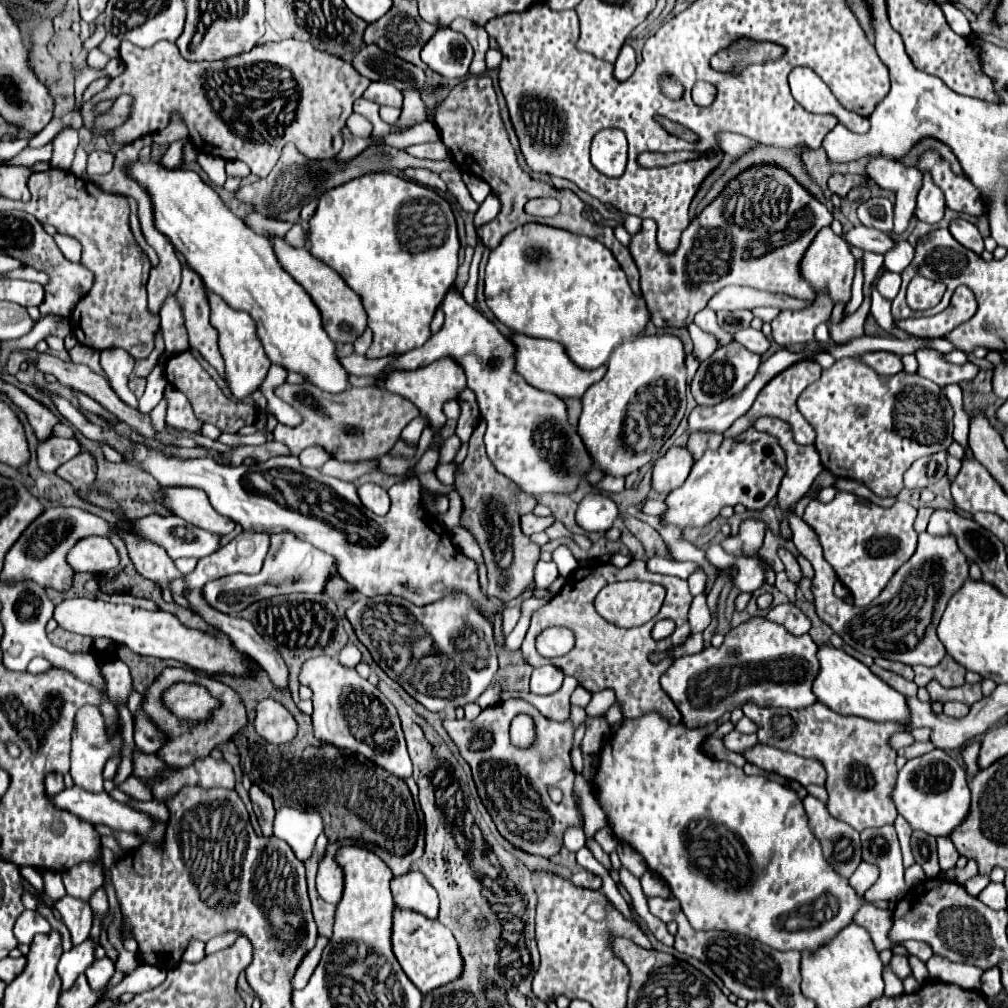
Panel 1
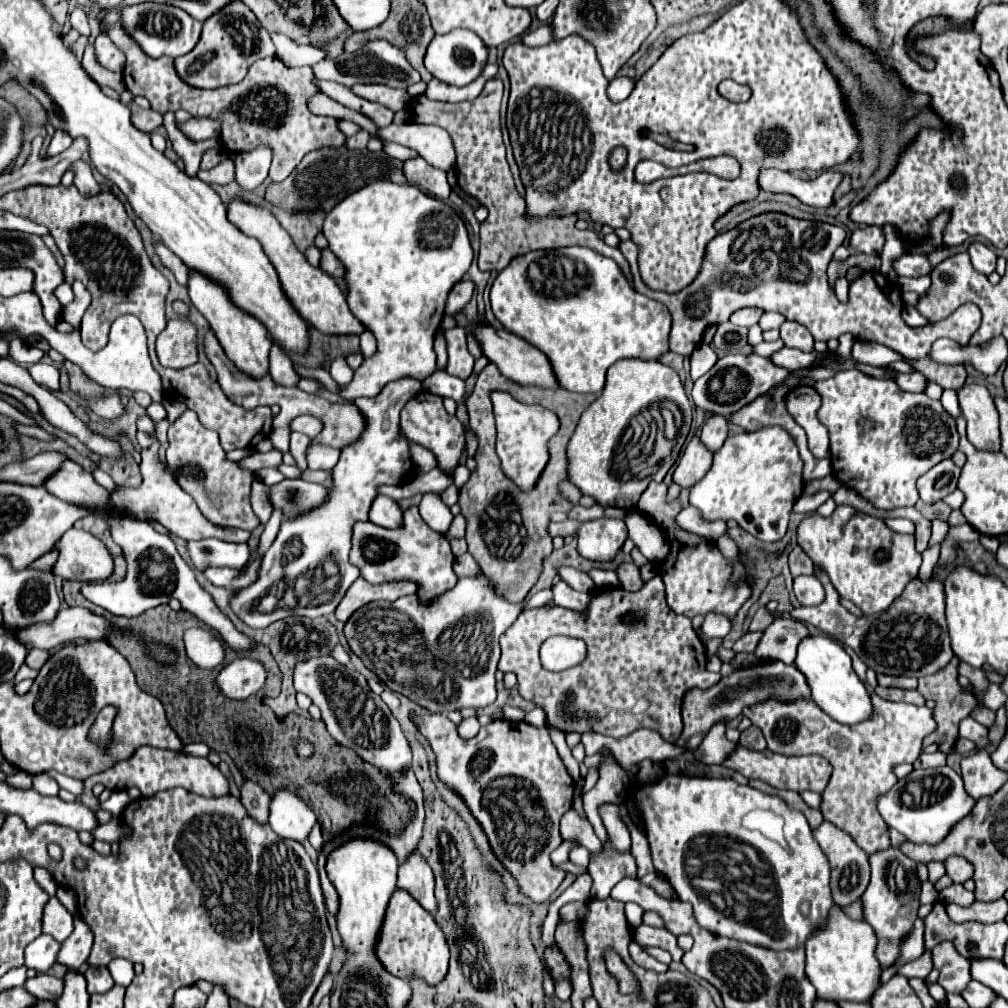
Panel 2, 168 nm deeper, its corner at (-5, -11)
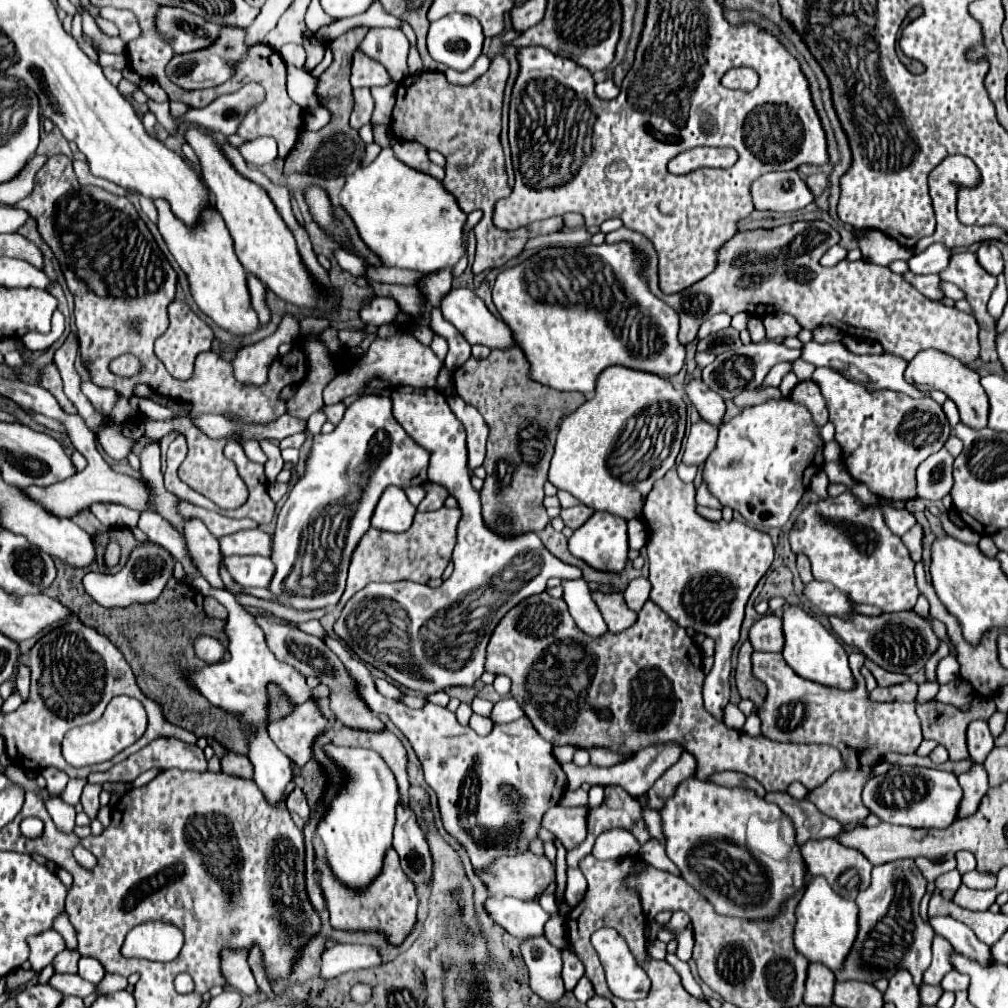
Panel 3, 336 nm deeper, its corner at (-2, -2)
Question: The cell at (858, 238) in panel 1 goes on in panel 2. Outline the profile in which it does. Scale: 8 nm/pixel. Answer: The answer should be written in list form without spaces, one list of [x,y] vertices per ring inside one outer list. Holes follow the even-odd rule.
[[[904,253],[904,255],[896,257],[896,261],[892,261],[892,267],[898,275],[906,275],[906,277],[928,275],[932,271],[928,259],[918,253]]]

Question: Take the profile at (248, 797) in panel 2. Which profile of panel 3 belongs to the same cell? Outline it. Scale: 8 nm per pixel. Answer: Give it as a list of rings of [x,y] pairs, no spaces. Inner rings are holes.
[[[225,752],[223,754],[223,758],[221,758],[221,770],[225,774],[239,776],[239,778],[251,778],[251,774],[253,774],[253,766],[247,760],[247,756],[235,754],[235,752]]]

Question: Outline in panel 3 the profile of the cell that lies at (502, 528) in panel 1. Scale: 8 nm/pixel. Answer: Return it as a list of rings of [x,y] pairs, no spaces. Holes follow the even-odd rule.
[[[521,348],[491,350],[487,358],[473,358],[453,370],[457,394],[479,410],[489,426],[485,486],[481,490],[483,518],[499,534],[539,532],[547,526],[549,516],[543,508],[543,484],[547,482],[549,460],[553,456],[555,436],[565,416],[575,412],[585,396],[579,392],[559,392],[529,380],[529,362]]]

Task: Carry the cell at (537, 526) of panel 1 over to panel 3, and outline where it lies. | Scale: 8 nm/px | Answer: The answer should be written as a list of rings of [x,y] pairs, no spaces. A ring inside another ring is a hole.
[[[577,504],[573,508],[565,508],[561,510],[561,518],[565,522],[565,526],[569,526],[571,530],[577,530],[579,526],[583,526],[583,522],[587,522],[593,516],[593,508],[585,506],[585,504]]]

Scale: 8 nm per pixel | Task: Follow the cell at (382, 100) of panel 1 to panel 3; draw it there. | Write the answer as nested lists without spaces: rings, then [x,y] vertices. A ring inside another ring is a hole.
[[[355,50],[353,54],[353,74],[351,74],[351,86],[353,88],[373,88],[373,86],[385,86],[389,84],[389,74],[381,62],[373,62],[367,54],[361,54],[361,50]]]

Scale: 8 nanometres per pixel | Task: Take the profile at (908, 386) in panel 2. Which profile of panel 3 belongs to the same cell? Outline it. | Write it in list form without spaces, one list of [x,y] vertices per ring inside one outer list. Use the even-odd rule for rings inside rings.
[[[921,350],[915,354],[915,358],[909,362],[905,370],[905,378],[915,384],[923,392],[931,390],[943,390],[959,408],[961,422],[967,424],[969,428],[985,428],[987,426],[987,414],[989,414],[989,402],[987,394],[979,384],[979,374],[971,368],[967,368],[963,362],[959,362],[953,356],[947,356],[945,352],[937,350]]]

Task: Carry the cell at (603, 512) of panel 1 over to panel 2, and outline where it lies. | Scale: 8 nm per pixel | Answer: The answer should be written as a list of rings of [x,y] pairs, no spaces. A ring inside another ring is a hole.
[[[594,519],[578,527],[578,551],[586,559],[610,561],[620,551],[628,537],[622,519]]]

